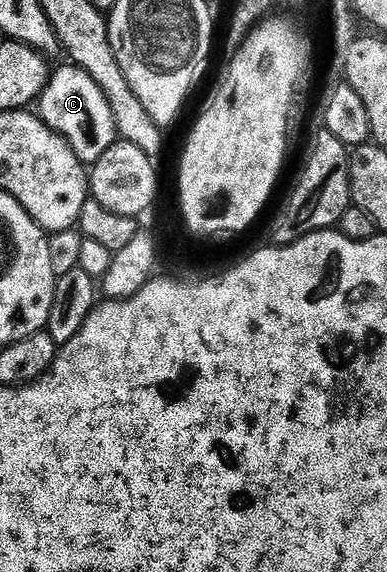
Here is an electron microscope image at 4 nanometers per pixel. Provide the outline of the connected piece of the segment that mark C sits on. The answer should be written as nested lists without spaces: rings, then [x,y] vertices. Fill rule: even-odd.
[[[66,64],[50,73],[50,78],[35,102],[35,112],[58,135],[65,138],[80,162],[92,164],[118,141],[115,116],[107,97],[91,75],[79,66]]]

